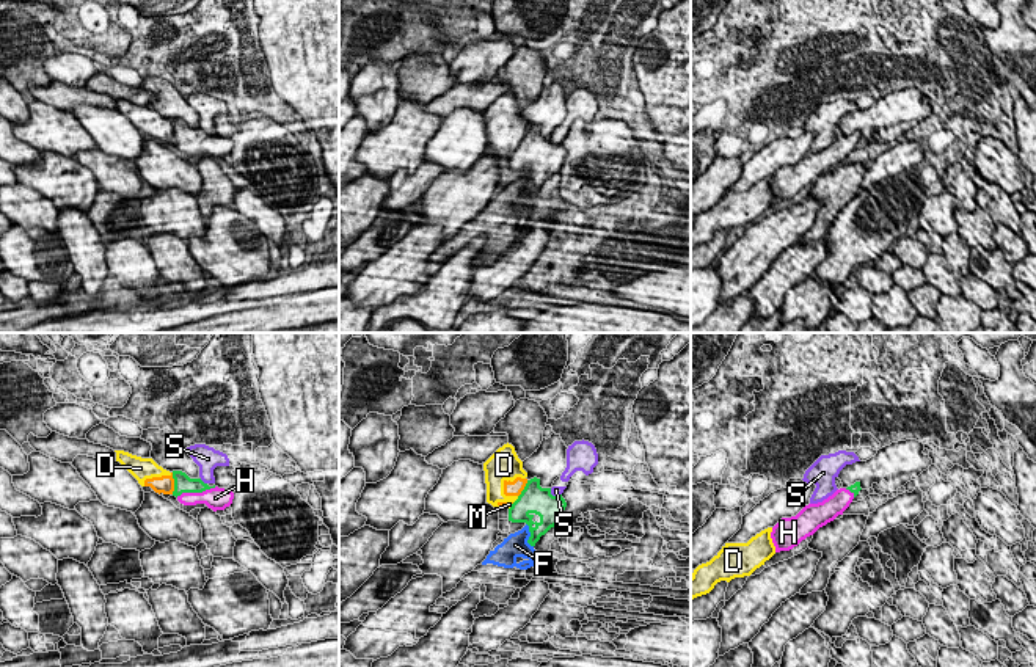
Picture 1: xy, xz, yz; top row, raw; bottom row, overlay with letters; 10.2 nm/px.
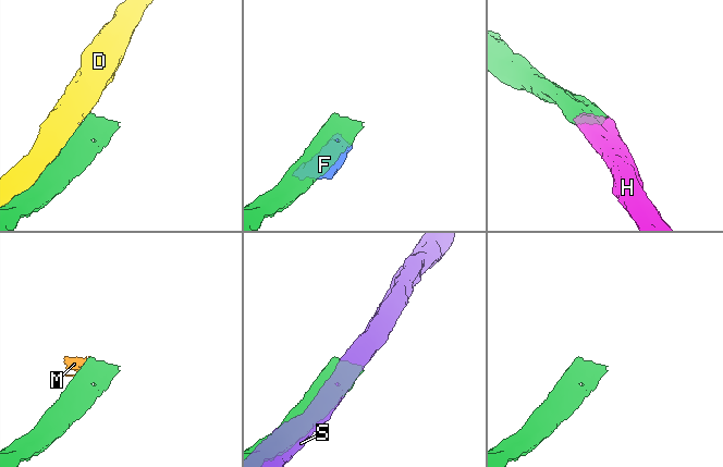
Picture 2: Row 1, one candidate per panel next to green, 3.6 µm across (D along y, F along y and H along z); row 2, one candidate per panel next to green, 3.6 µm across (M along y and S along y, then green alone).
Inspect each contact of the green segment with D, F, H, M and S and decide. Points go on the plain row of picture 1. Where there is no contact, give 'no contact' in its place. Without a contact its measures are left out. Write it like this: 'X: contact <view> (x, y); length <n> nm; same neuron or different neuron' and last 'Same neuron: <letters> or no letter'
D: contact xz (517, 148); length 100 nm; different neuron
F: contact xz (531, 184); length 260 nm; different neuron
H: contact xy (195, 140); length 420 nm; same neuron
M: contact xy (175, 132); length 220 nm; different neuron
S: contact xy (201, 129); length 100 nm; different neuron
Same neuron: H

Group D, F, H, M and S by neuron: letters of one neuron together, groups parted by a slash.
D M / F / H / S

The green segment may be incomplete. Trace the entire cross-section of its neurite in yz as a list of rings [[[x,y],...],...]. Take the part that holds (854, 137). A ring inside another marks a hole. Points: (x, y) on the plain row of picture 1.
[[[855,130],[837,138],[823,151],[805,154],[796,165],[782,166],[771,180],[775,201],[793,198],[819,176],[843,163],[860,138],[860,130]]]

